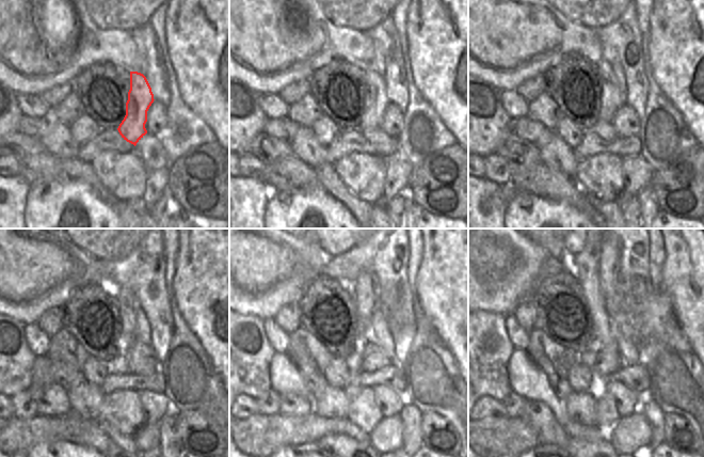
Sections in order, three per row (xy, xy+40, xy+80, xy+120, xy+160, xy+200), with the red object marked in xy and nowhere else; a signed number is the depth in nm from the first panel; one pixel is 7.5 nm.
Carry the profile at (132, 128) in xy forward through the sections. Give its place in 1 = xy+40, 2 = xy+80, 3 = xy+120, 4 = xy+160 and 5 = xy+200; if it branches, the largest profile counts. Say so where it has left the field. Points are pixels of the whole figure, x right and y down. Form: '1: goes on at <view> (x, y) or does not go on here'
1: goes on at xy+40 (376, 100)
2: goes on at xy+80 (611, 100)
3: goes on at xy+120 (125, 298)
4: goes on at xy+160 (367, 286)
5: goes on at xy+200 (610, 254)

